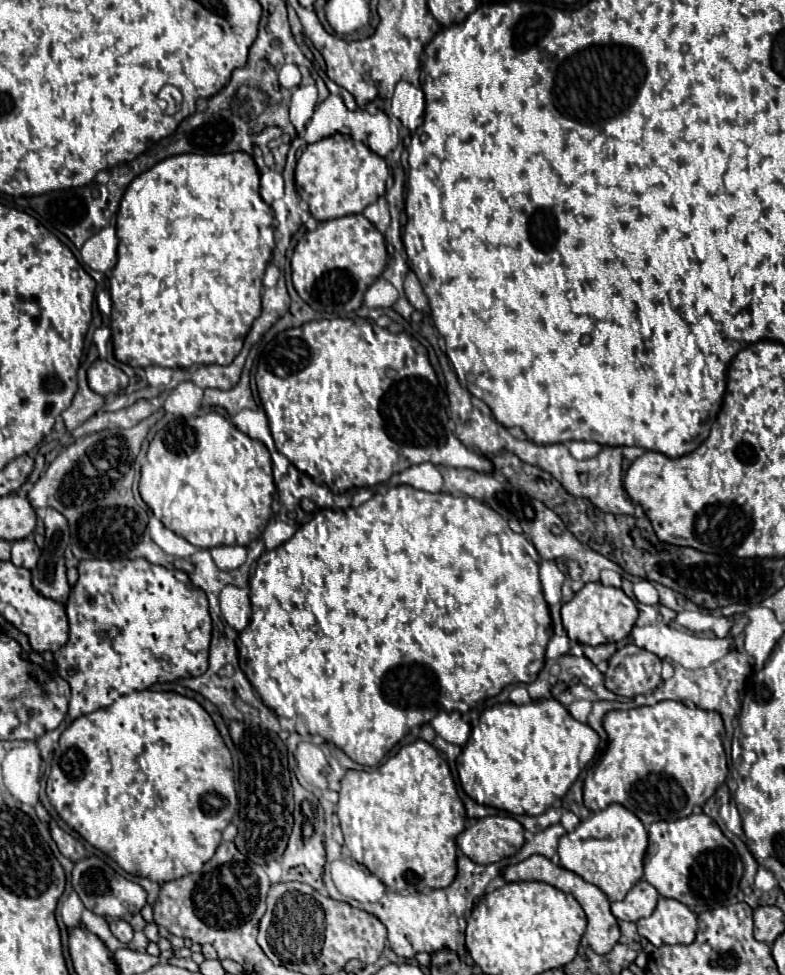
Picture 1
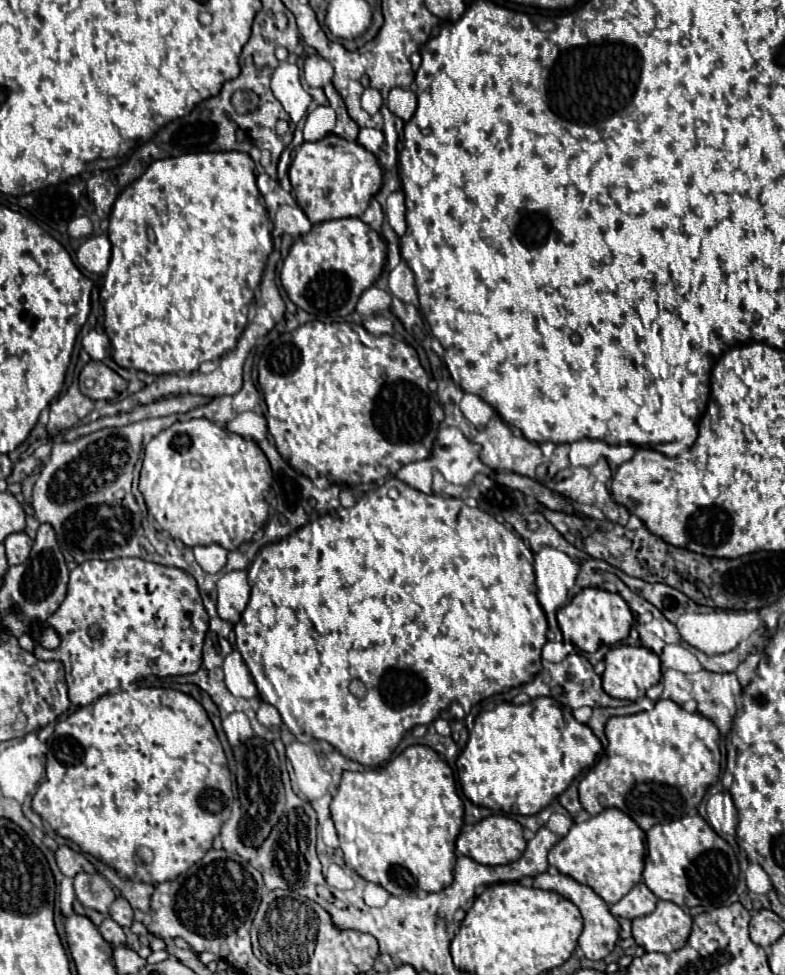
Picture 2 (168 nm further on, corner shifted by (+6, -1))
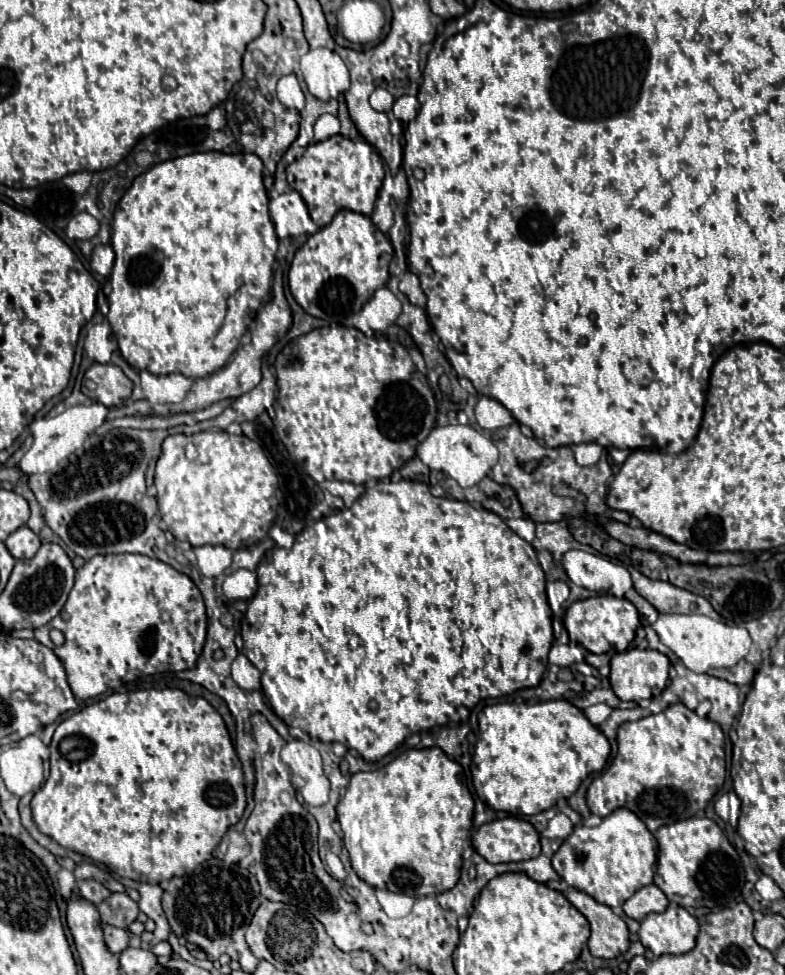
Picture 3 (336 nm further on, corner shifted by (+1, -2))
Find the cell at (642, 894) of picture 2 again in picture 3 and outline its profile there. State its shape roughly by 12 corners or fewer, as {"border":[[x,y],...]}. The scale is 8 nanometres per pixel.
{"border":[[656,885],[638,889],[622,905],[624,913],[642,921],[662,913],[668,899]]}

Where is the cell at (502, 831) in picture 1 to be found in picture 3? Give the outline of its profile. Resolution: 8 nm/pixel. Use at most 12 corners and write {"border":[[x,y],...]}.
{"border":[[518,817],[484,823],[472,847],[488,863],[540,855],[540,835]]}

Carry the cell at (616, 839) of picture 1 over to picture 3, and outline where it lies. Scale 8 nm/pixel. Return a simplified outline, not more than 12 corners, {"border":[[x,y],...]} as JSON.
{"border":[[632,811],[576,825],[552,867],[614,909],[656,871]]}

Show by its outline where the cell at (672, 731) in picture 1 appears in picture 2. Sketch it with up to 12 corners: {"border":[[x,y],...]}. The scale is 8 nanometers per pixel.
{"border":[[673,700],[609,718],[579,784],[647,832],[720,779],[719,730]]}

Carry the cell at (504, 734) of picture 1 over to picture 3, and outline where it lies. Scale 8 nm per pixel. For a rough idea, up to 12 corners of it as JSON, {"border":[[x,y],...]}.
{"border":[[566,699],[478,715],[482,803],[538,815],[602,771],[604,733]]}

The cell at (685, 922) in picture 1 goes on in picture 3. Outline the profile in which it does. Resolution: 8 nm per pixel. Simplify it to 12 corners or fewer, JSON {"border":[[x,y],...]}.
{"border":[[676,903],[638,931],[654,955],[696,945],[696,917]]}

